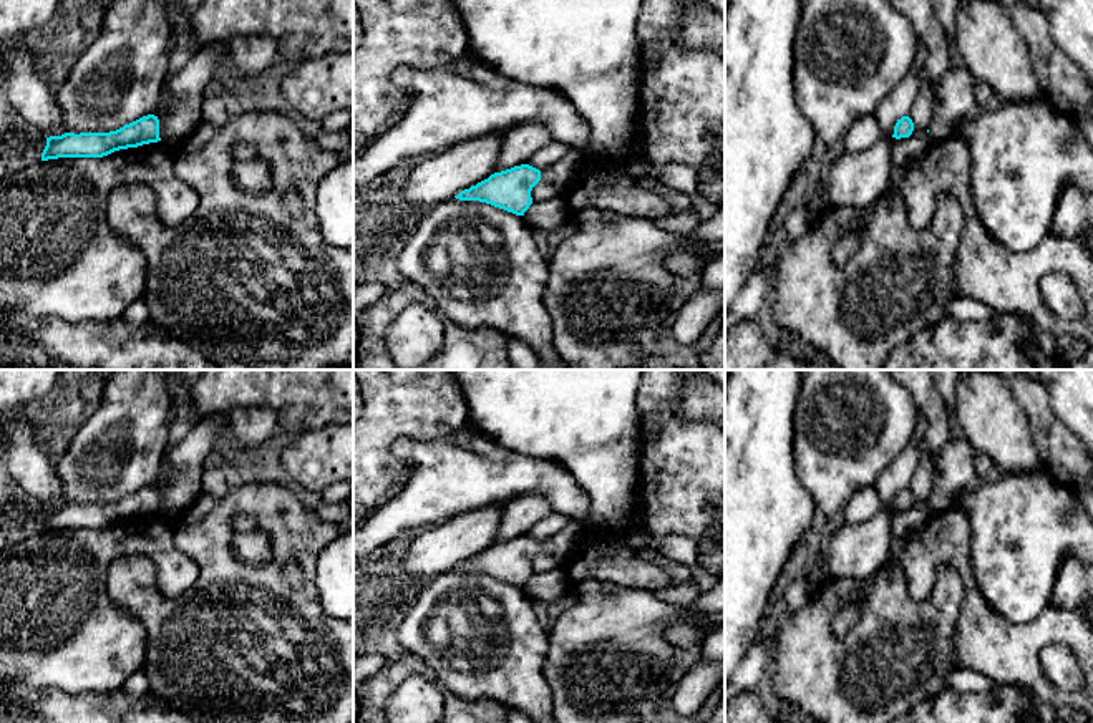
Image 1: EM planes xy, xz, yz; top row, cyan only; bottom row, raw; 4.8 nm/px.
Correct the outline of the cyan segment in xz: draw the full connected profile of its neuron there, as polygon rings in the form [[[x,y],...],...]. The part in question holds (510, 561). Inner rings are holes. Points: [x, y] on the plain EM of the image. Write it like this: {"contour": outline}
{"contour": [[[571,521],[562,531],[542,542],[529,536],[514,537],[491,546],[454,569],[486,574],[516,587],[524,587],[532,575],[531,562],[539,552],[549,554],[559,565],[564,565],[581,547],[585,532],[584,522]]]}

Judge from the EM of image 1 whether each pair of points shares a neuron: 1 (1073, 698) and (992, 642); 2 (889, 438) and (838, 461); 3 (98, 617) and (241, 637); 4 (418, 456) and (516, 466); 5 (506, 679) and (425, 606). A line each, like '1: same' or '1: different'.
1: same
2: same
3: different
4: same
5: same

